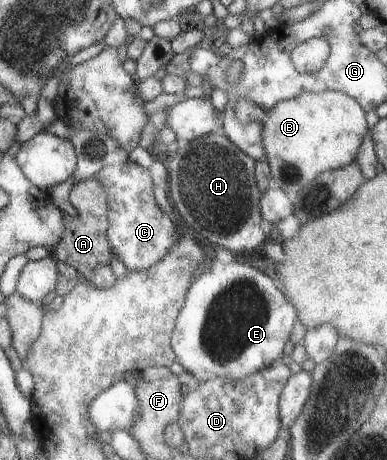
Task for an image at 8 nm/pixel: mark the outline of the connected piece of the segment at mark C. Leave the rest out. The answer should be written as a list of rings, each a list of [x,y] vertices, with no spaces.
[[[130,161],[102,168],[91,176],[106,196],[106,240],[111,254],[118,256],[127,270],[142,270],[158,262],[178,240],[183,227],[158,208],[152,194],[148,171]]]

